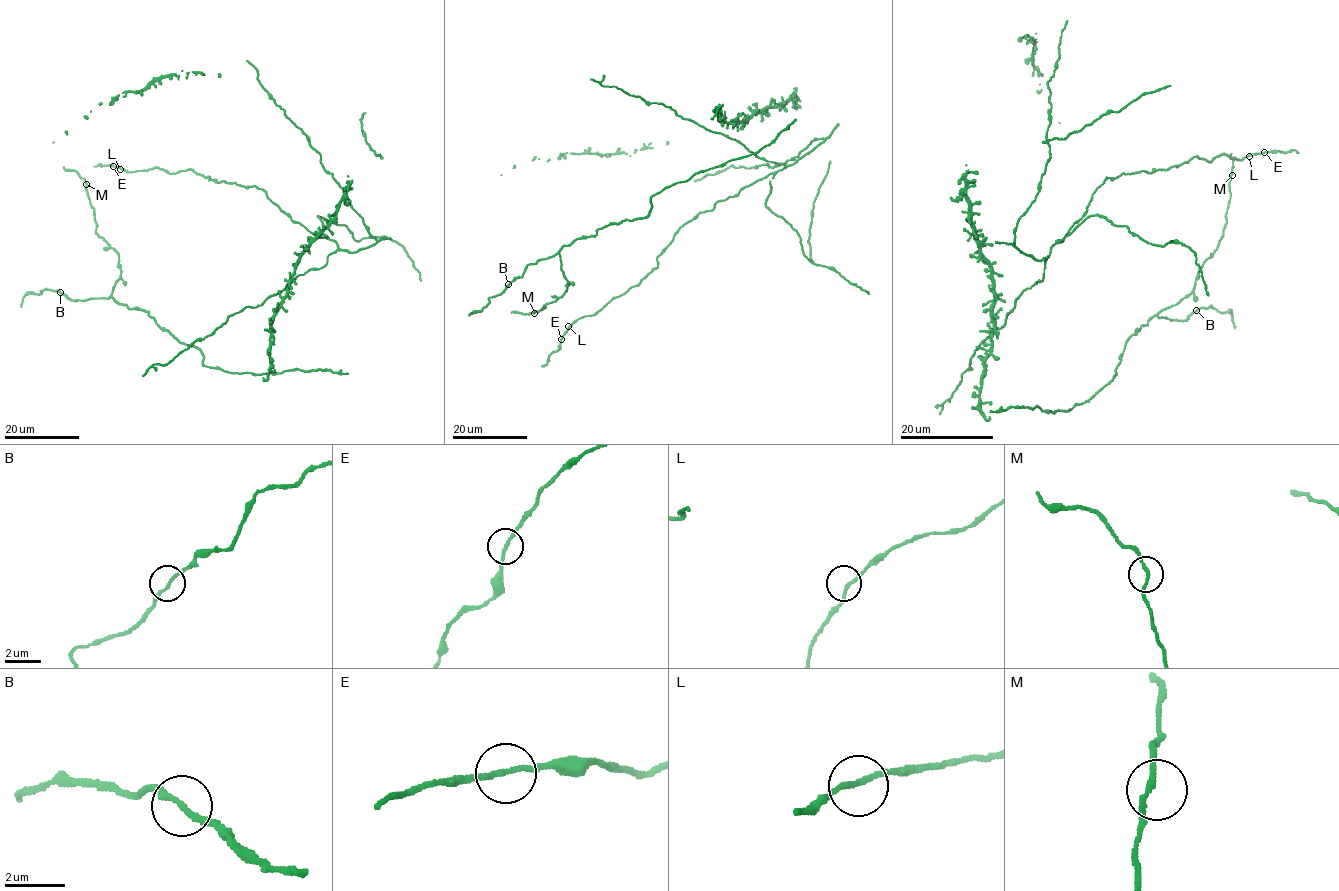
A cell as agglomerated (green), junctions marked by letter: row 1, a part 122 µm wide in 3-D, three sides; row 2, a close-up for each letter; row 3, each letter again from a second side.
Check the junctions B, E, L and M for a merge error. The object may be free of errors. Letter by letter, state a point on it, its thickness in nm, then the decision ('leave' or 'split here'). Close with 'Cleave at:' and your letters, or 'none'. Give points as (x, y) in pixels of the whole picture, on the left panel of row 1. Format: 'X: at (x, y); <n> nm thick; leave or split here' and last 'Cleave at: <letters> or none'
B: at (60, 292); 170 nm thick; split here
E: at (113, 166); 170 nm thick; leave
L: at (120, 169); 170 nm thick; leave
M: at (86, 184); 160 nm thick; leave
Cleave at: B

